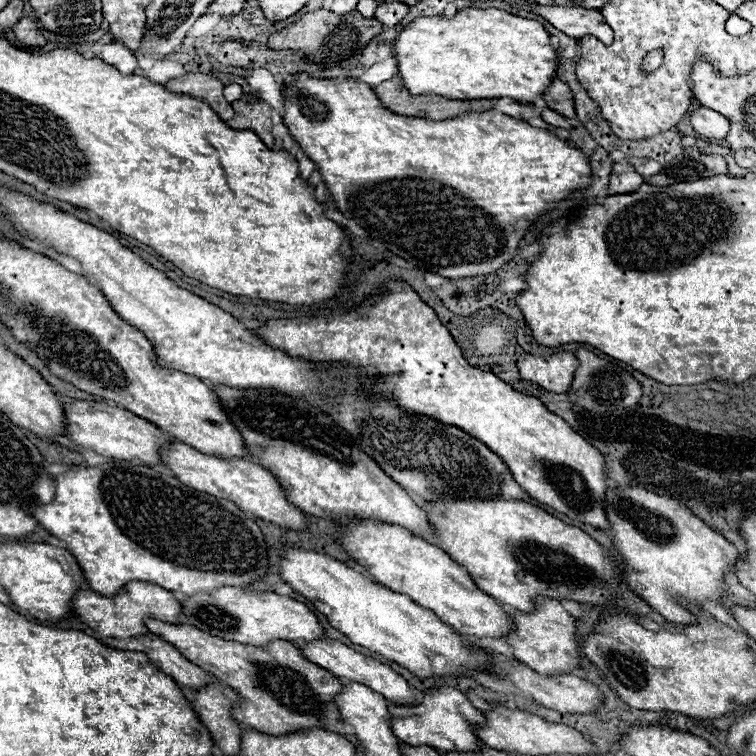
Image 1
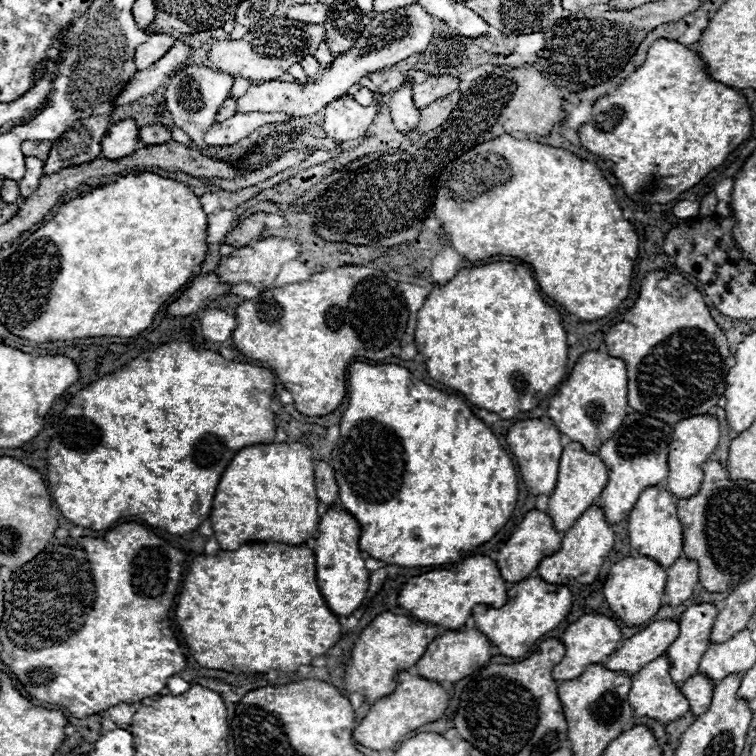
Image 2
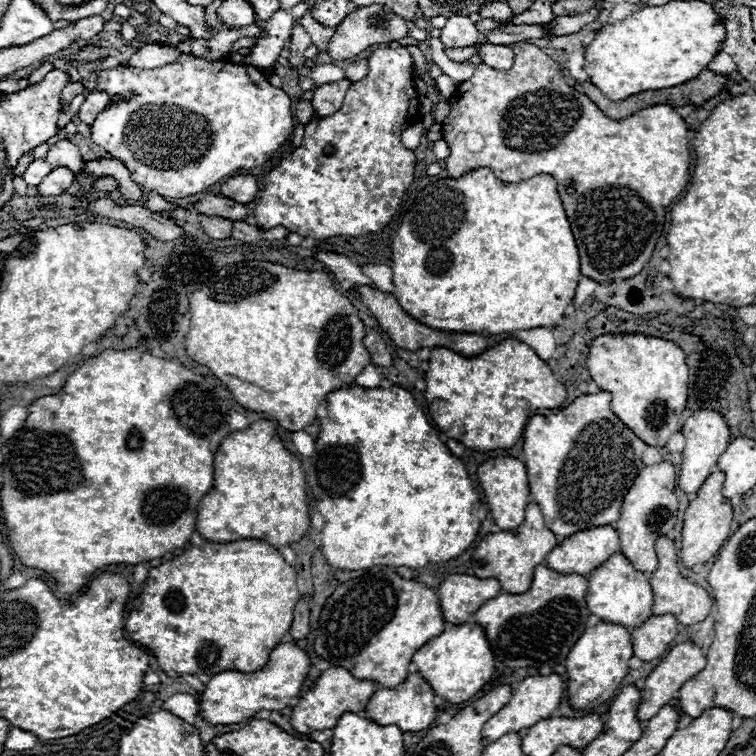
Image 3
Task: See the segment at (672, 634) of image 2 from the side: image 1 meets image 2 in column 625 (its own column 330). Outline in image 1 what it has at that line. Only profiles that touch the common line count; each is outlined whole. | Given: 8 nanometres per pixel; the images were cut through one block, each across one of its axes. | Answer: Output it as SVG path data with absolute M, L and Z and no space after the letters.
M316 640L316 644L296 644L296 646L302 650L302 654L304 654L310 662L318 664L320 668L326 668L326 670L330 670L334 676L346 678L348 682L364 684L364 686L368 686L370 690L382 694L386 700L390 700L390 702L394 702L394 704L408 706L408 704L416 704L416 702L418 702L416 690L412 690L410 684L408 684L398 672L394 672L390 666L380 664L378 660L374 660L374 658L370 658L370 656L364 656L364 654L360 654L360 652L354 652L352 648L348 648L346 644L342 644L342 642L338 642L338 640L322 640L322 642Z

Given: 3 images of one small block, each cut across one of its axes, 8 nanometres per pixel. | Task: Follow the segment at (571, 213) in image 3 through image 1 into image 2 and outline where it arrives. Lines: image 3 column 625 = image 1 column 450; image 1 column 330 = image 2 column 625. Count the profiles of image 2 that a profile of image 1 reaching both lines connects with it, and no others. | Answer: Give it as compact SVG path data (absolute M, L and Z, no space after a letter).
M656 40L650 50L648 50L648 56L646 56L646 62L636 70L632 72L612 94L600 98L594 108L592 108L592 116L580 126L578 130L578 136L580 136L580 144L582 148L586 148L588 152L604 158L604 160L610 160L614 164L614 178L618 180L618 184L624 188L628 200L632 204L638 204L638 206L648 206L648 204L668 204L672 200L676 200L682 192L690 190L694 184L698 184L706 174L710 174L714 168L718 168L726 156L736 150L736 146L740 146L744 140L748 140L752 134L752 112L750 108L746 106L746 98L744 94L740 94L738 90L730 88L730 86L724 86L720 82L714 82L708 74L706 74L706 68L700 60L700 56L694 52L694 50L688 50L686 46L682 44L676 44L672 40Z

